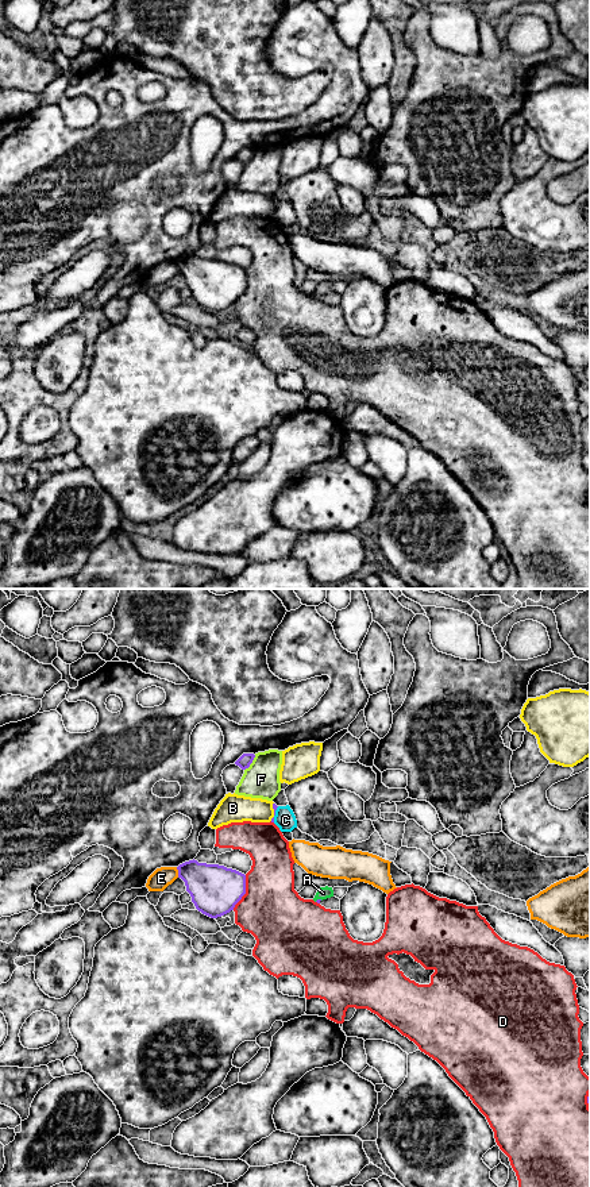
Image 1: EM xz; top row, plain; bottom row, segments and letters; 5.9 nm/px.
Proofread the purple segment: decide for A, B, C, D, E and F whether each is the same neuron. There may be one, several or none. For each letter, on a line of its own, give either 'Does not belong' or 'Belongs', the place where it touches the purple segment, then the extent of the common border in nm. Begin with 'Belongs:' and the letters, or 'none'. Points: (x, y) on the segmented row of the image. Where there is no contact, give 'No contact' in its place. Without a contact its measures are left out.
Belongs: A
A: Belongs. Touches purple at xz (317, 900). Shared border 50 nm
B: Does not belong. Touches purple at xz (274, 812). Shared border 110 nm
C: Does not belong. Touches purple at xz (274, 814). Shared border 100 nm
D: Does not belong. Touches purple at xz (245, 893). Shared border 220 nm
E: Does not belong. Touches purple at xz (178, 873). Shared border 70 nm
F: Does not belong. Touches purple at xz (251, 762). Shared border 120 nm

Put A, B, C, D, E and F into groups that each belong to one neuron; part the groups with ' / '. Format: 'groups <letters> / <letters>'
groups A / B / C / D / E / F

